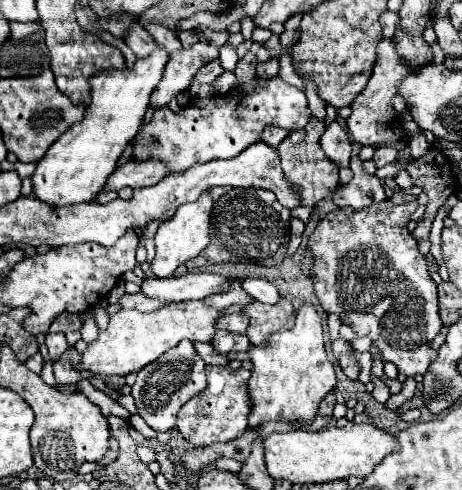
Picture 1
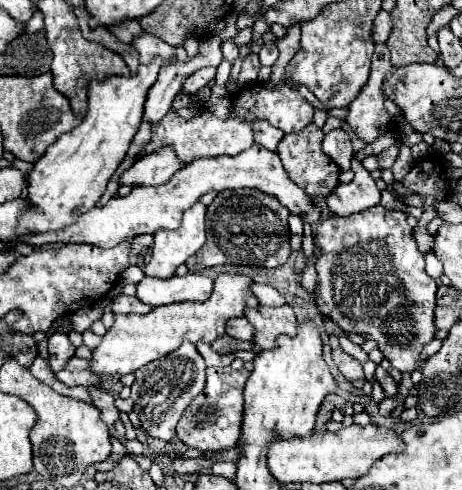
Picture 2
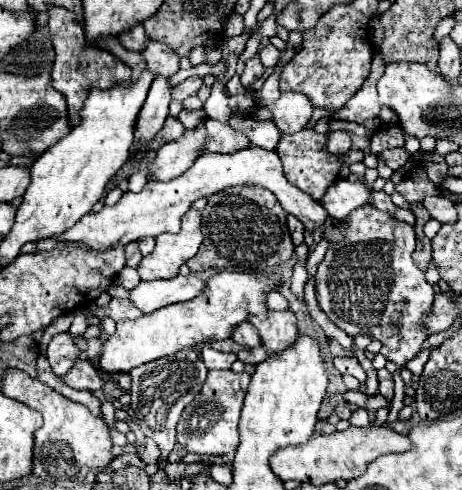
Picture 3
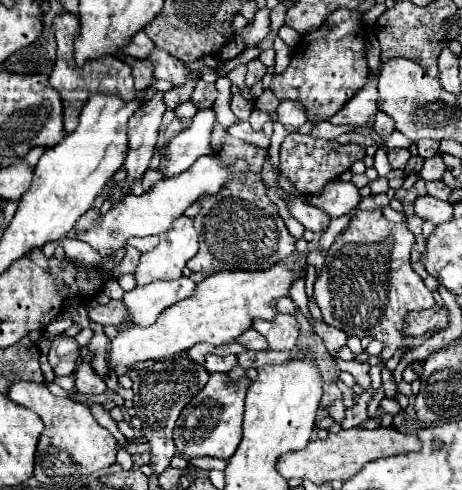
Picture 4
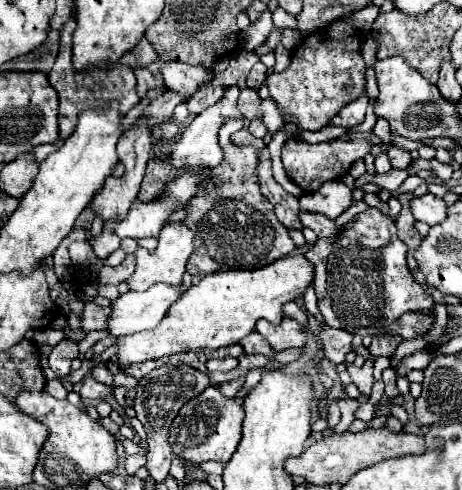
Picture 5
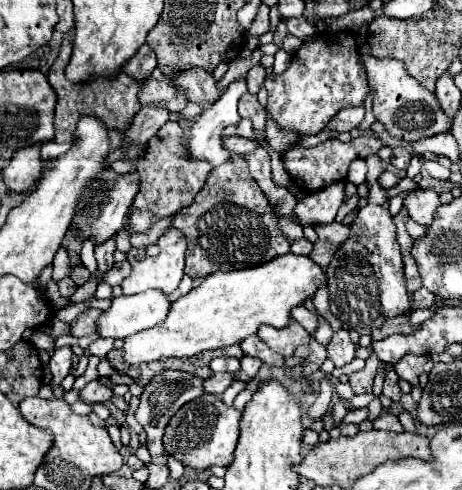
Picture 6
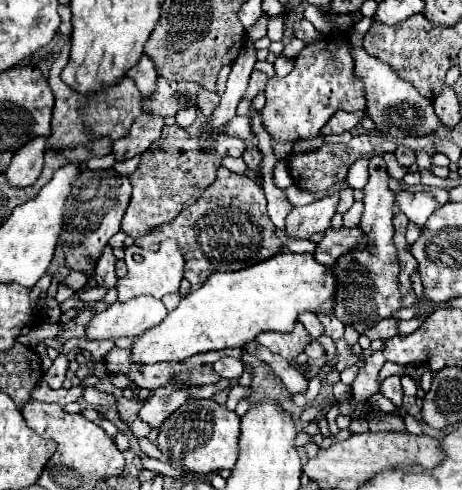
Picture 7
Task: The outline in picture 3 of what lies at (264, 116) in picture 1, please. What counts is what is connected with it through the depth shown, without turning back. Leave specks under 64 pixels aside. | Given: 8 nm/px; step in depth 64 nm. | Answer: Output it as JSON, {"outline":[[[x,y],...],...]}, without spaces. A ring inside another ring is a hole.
{"outline":[[[281,92],[280,98],[270,106],[274,114],[274,124],[282,134],[300,132],[313,113],[313,106],[303,94],[296,92]],[[168,118],[166,124],[164,124],[164,128],[160,130],[160,136],[164,138],[164,142],[178,140],[182,134],[184,134],[184,126],[182,126],[180,120],[176,120],[176,118]],[[206,120],[206,144],[204,152],[220,152],[220,154],[232,154],[242,148],[248,148],[250,142],[246,136],[234,132],[226,122]]]}

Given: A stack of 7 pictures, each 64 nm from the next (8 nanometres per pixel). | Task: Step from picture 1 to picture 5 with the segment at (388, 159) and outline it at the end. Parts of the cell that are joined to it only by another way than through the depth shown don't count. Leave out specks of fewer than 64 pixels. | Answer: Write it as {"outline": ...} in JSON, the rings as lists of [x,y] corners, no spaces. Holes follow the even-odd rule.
{"outline":[[[396,146],[388,148],[388,158],[390,158],[392,168],[395,169],[405,170],[410,164],[410,152],[406,152],[402,148],[396,148]]]}

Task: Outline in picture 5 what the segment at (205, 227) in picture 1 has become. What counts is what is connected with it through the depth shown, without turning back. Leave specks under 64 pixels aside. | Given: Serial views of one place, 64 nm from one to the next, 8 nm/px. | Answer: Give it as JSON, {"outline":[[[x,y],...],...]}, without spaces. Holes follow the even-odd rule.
{"outline":[[[172,222],[172,224],[166,224],[160,232],[160,240],[158,240],[158,248],[154,254],[150,254],[148,250],[144,248],[138,248],[134,250],[134,258],[136,258],[136,270],[134,274],[128,278],[128,288],[130,290],[136,290],[136,292],[142,292],[146,290],[148,286],[152,284],[158,284],[158,282],[164,282],[168,286],[178,286],[182,282],[182,274],[186,272],[186,262],[194,250],[194,238],[192,238],[192,230],[188,230],[184,224],[180,222]]]}

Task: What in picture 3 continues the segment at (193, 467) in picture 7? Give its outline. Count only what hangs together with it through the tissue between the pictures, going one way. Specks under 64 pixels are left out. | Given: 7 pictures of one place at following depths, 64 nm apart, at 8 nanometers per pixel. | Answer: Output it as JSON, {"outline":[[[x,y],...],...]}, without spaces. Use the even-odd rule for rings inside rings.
{"outline":[[[210,370],[198,398],[192,400],[192,404],[188,404],[188,408],[182,412],[182,418],[178,422],[178,444],[184,450],[196,454],[232,454],[238,446],[238,420],[248,382],[248,372],[236,374],[232,370]]]}

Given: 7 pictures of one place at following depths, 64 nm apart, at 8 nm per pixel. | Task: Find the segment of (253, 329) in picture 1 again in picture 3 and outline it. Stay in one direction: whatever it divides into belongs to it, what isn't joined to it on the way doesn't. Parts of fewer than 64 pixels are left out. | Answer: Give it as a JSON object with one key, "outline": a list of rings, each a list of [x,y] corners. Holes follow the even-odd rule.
{"outline":[[[270,310],[266,320],[260,320],[256,316],[250,316],[248,320],[258,328],[260,338],[270,352],[282,352],[290,348],[298,338],[296,316],[292,314],[292,310],[282,310],[282,312]]]}

